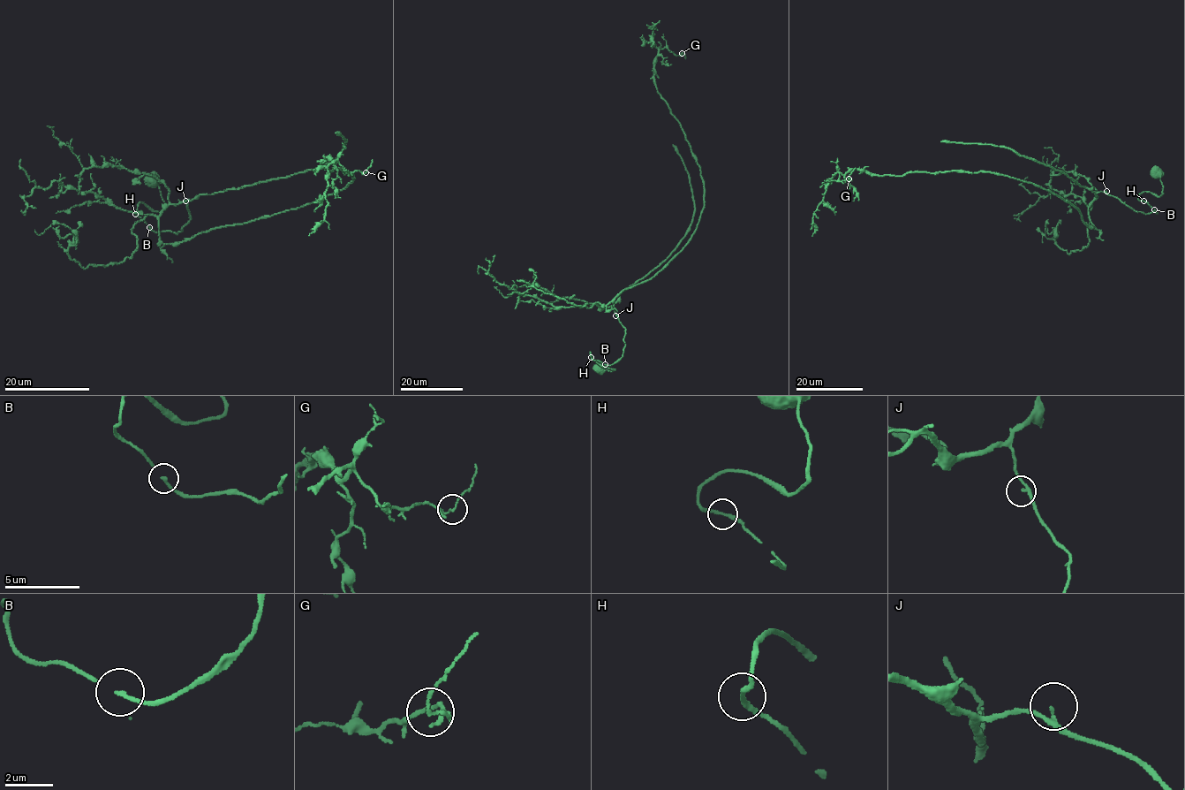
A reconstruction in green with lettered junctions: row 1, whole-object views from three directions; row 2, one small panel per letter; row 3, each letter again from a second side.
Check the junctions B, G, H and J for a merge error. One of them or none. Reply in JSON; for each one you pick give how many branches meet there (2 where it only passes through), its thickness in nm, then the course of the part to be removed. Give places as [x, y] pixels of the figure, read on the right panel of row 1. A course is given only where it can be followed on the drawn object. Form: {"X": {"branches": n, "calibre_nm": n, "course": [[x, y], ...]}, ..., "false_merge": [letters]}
{"false_merge": []}

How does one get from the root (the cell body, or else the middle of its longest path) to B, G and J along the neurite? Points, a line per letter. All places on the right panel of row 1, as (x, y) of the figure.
B: (1154, 172), (1160, 176), (1162, 193), (1158, 196), (1143, 192), (1138, 199), (1155, 209)
G: (1154, 172), (1162, 193), (1138, 199), (1157, 212), (1098, 192), (1093, 227), (990, 172), (849, 178)
J: (1154, 172), (1160, 176), (1162, 193), (1158, 196), (1143, 192), (1138, 199), (1157, 212), (1134, 210), (1106, 191)

